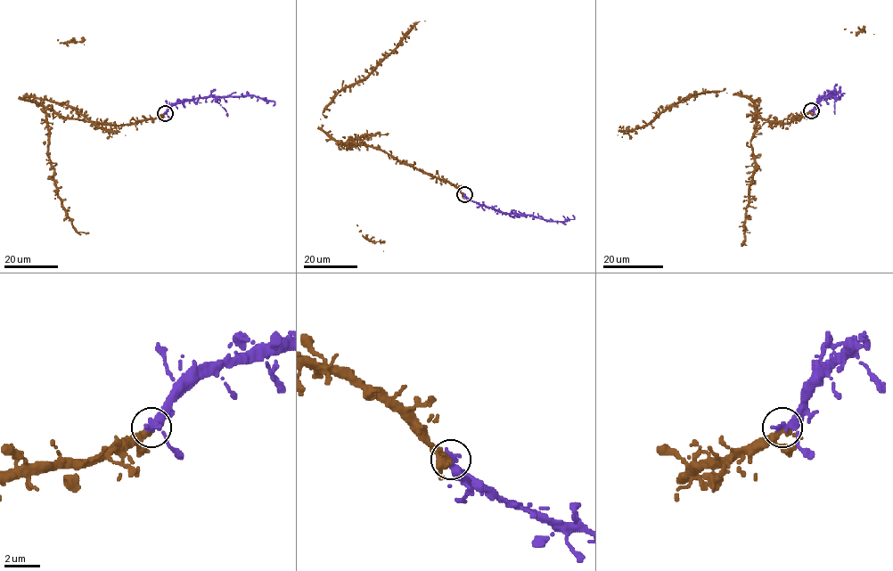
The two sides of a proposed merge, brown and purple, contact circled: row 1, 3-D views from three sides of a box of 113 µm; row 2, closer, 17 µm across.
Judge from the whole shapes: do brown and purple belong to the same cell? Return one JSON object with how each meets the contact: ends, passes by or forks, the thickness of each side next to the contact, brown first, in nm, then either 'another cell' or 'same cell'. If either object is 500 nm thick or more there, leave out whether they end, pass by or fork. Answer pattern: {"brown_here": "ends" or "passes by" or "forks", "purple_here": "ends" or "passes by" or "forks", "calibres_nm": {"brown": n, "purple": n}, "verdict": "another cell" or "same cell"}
{"brown_here": "passes by", "purple_here": "passes by", "calibres_nm": {"brown": 280, "purple": 360}, "verdict": "same cell"}

